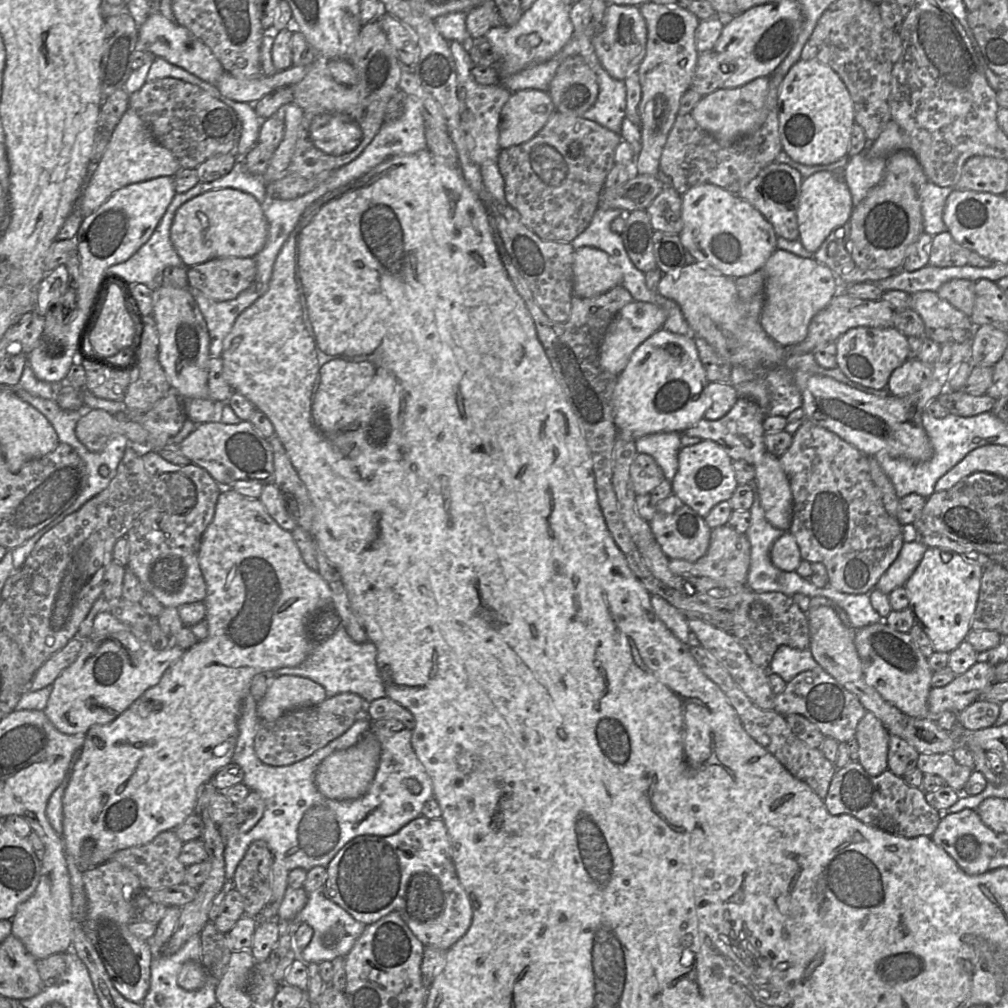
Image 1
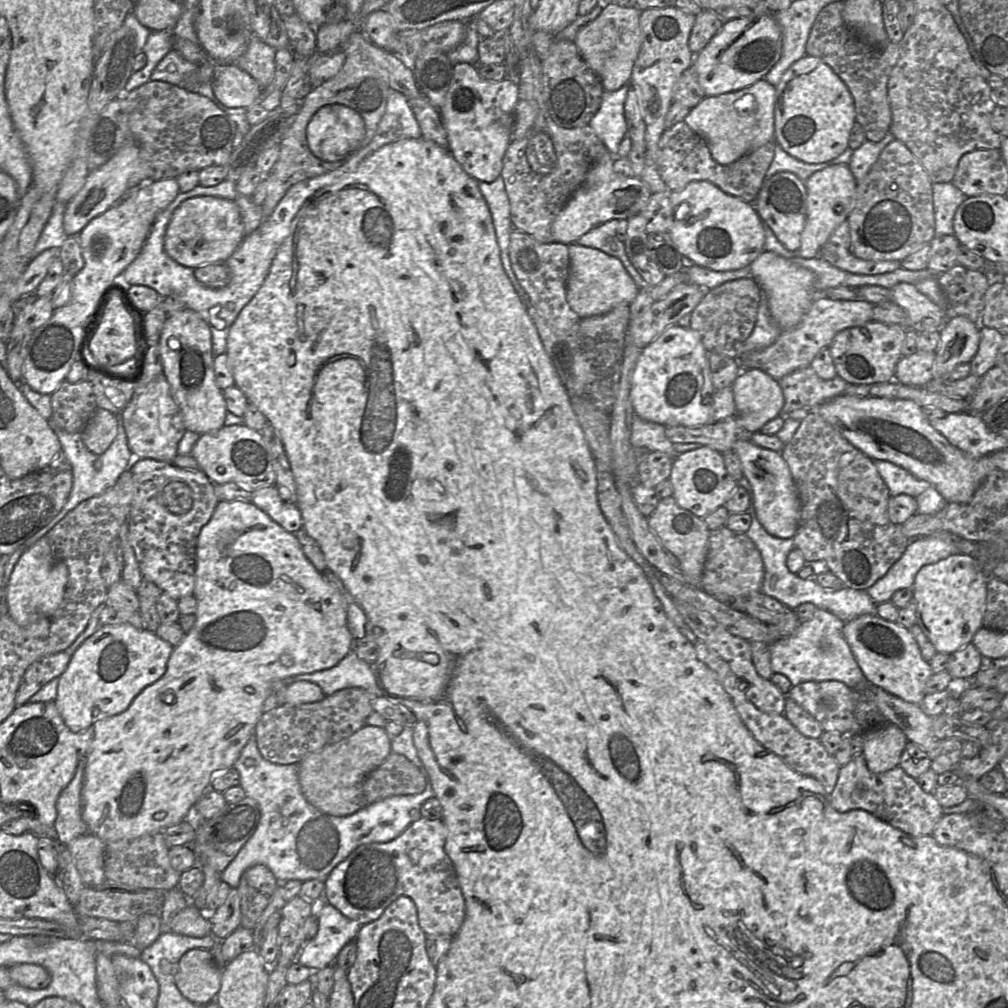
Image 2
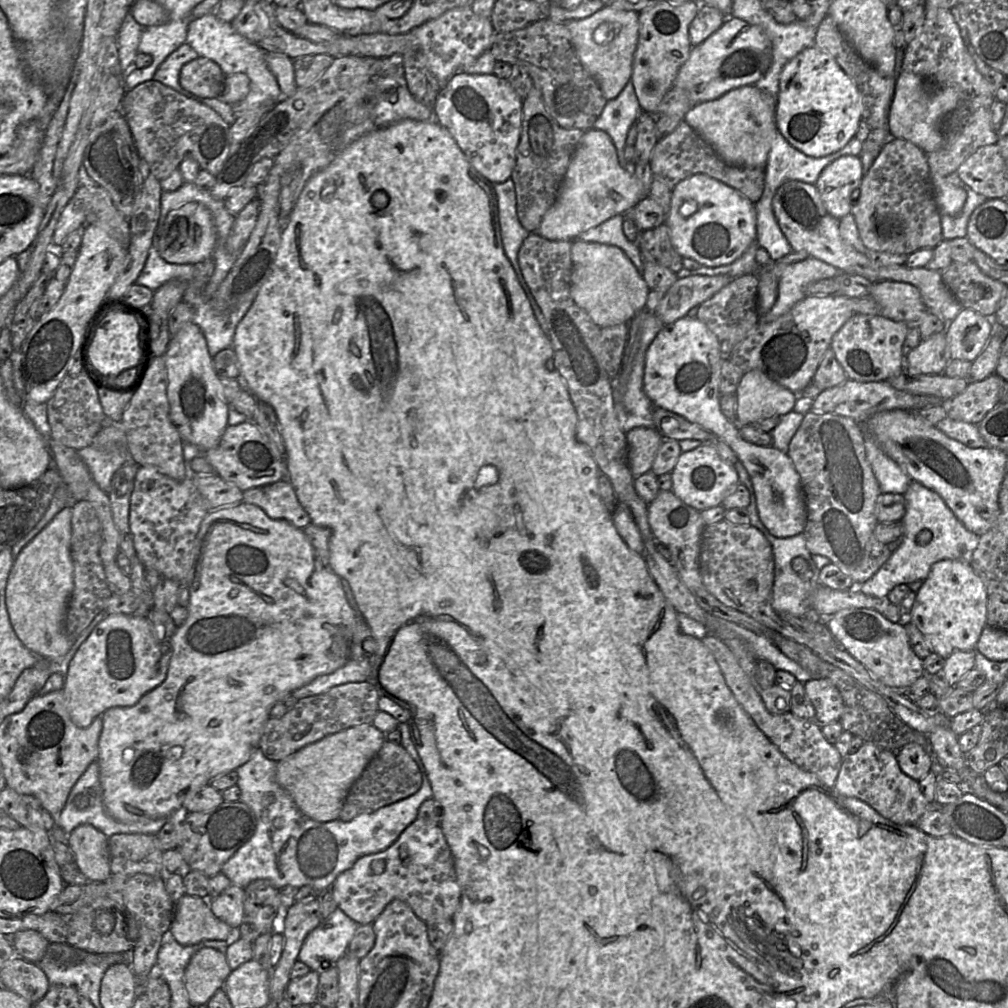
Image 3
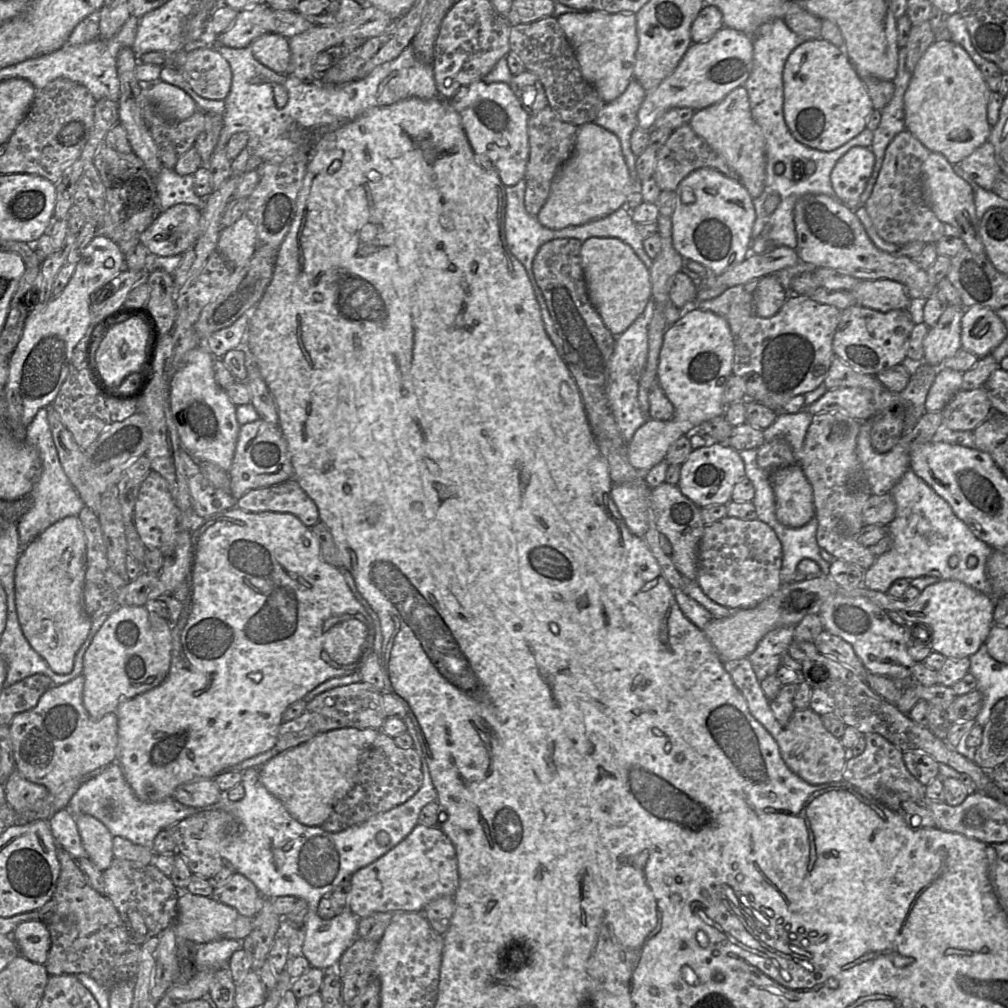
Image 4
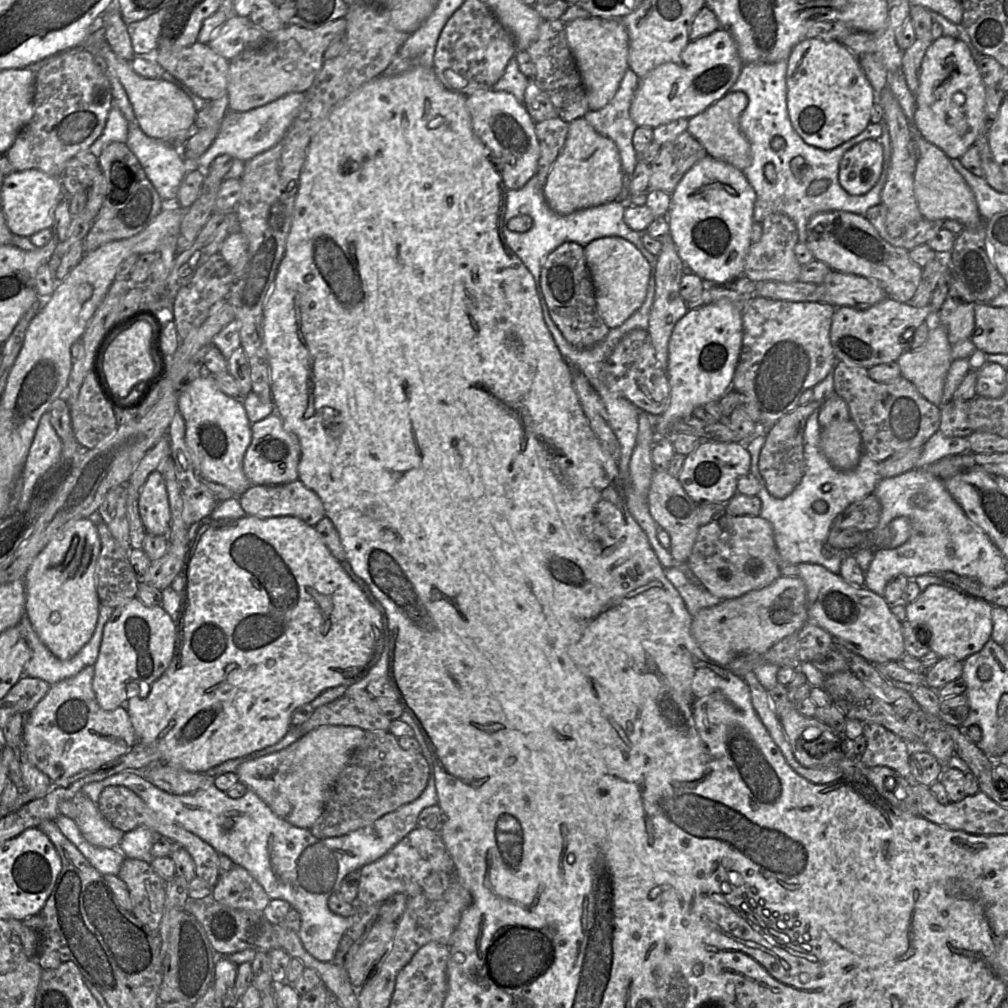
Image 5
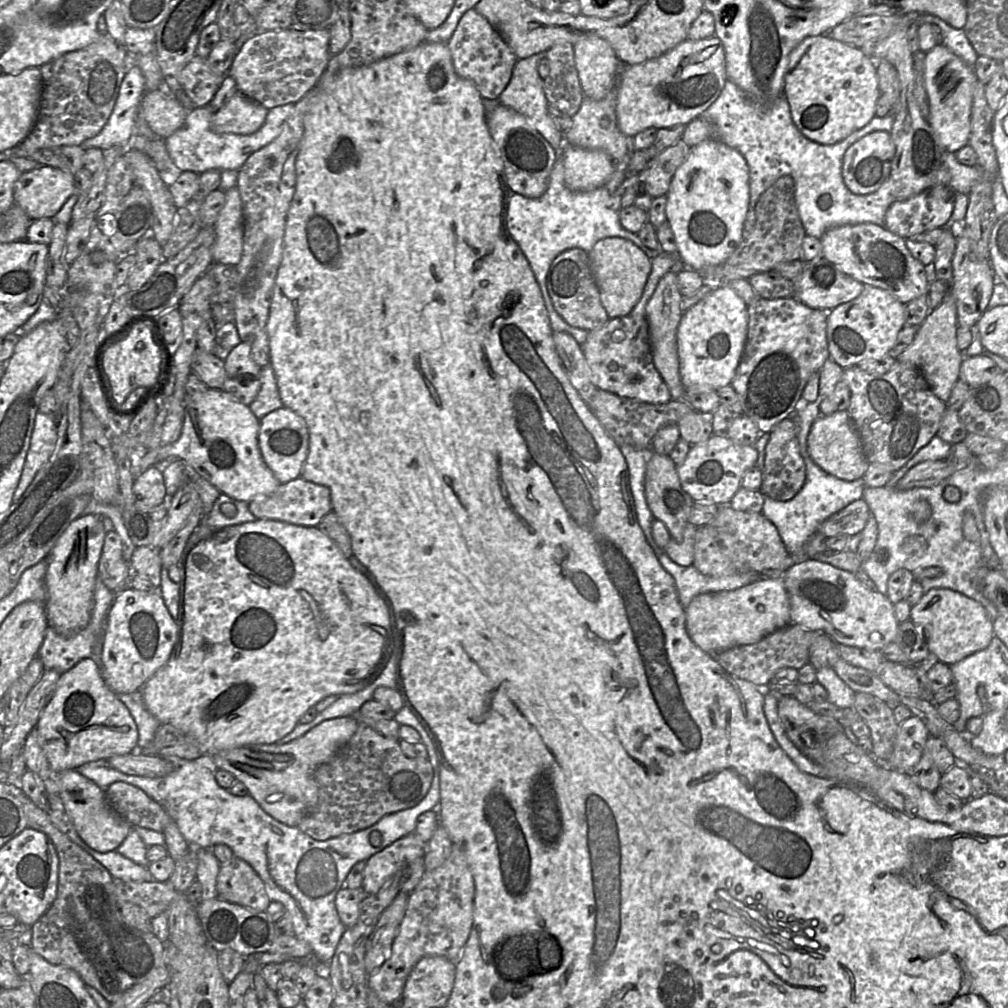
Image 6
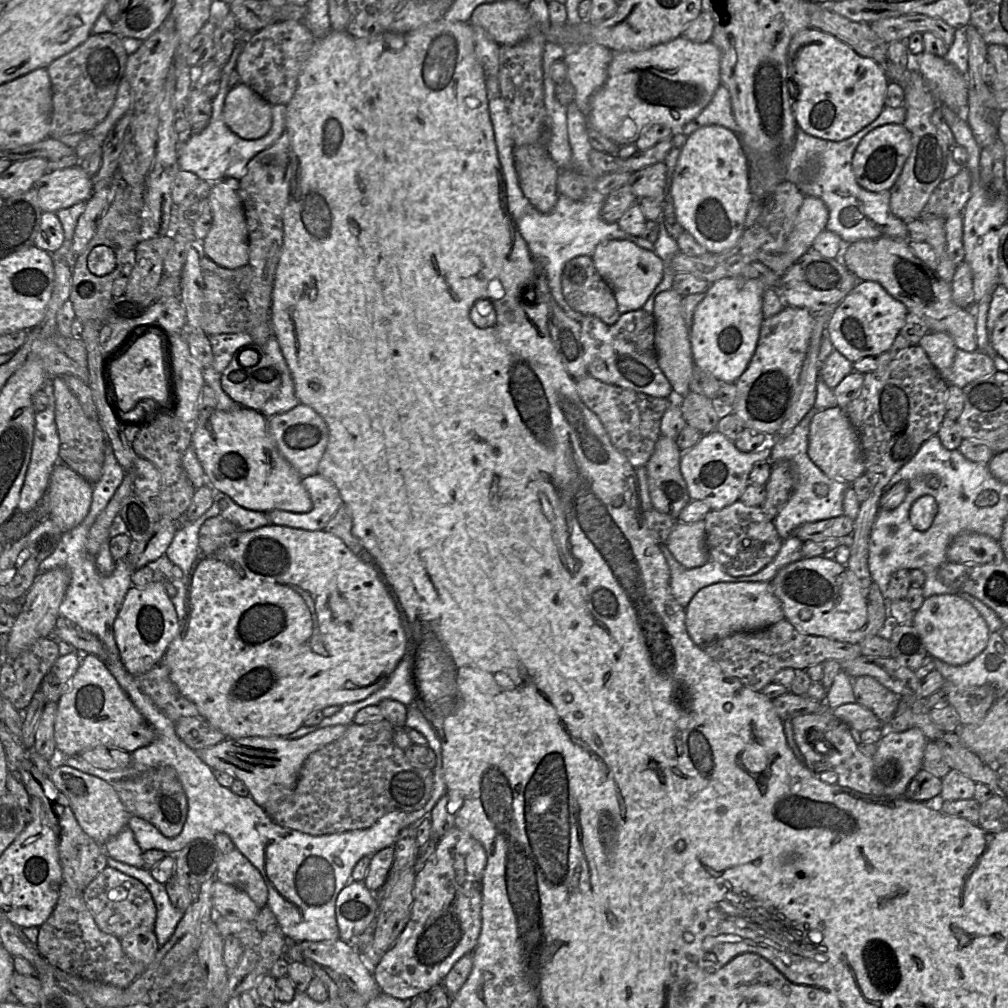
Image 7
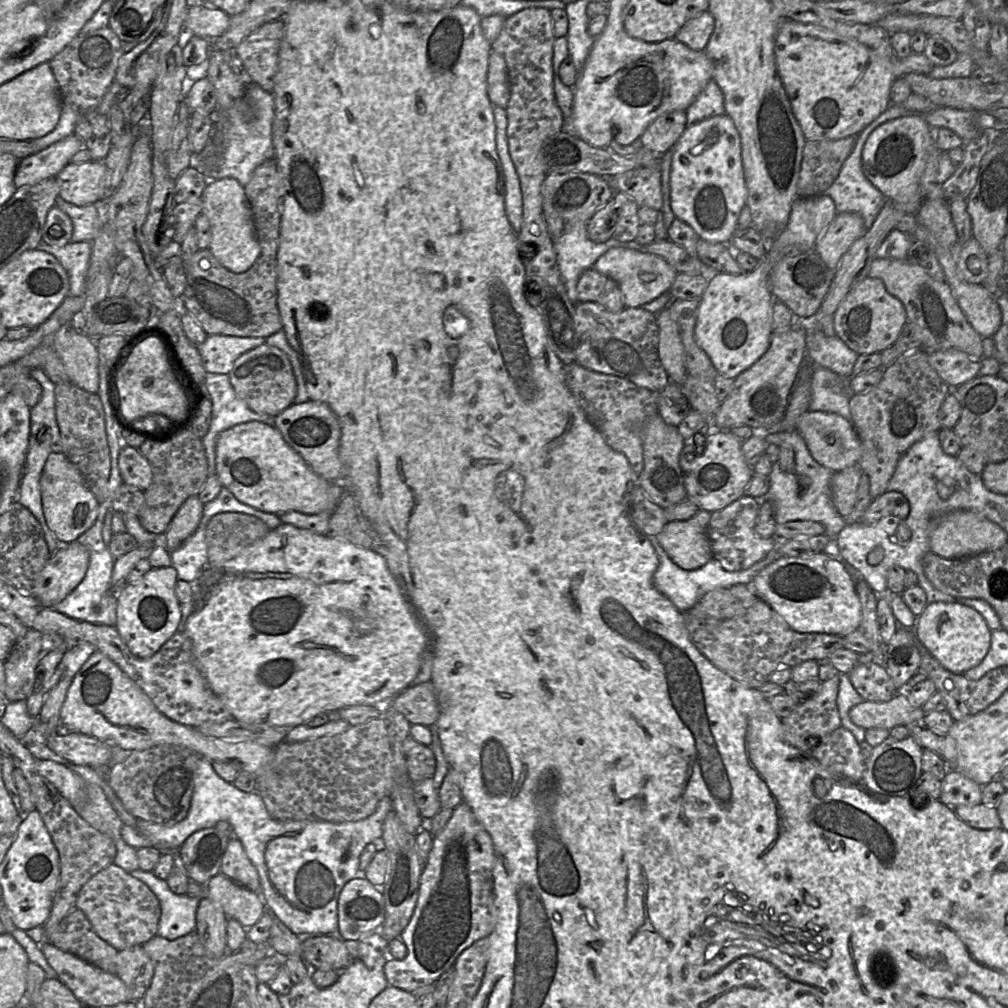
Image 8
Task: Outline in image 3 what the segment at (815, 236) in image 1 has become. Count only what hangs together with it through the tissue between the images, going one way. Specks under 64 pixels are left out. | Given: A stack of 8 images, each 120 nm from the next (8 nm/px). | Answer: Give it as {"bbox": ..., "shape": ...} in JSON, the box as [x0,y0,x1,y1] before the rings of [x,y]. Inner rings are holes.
{"bbox":[757,156,863,322],"shape":[[[841,156],[824,168],[815,187],[831,216],[840,220],[851,212],[851,195],[859,189],[863,176],[860,156]],[[791,252],[778,260],[771,269],[761,276],[757,292],[758,322],[761,314],[767,313],[775,304],[778,296],[780,277],[789,264],[800,262],[810,257],[807,252]]]}

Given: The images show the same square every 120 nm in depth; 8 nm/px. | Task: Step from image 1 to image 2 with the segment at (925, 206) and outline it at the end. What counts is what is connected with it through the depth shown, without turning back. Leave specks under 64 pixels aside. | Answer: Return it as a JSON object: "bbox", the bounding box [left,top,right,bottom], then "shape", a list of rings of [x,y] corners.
{"bbox":[933,182,967,236],"shape":[[[952,182],[933,185],[936,236],[954,235],[954,216],[966,199],[967,196]]]}

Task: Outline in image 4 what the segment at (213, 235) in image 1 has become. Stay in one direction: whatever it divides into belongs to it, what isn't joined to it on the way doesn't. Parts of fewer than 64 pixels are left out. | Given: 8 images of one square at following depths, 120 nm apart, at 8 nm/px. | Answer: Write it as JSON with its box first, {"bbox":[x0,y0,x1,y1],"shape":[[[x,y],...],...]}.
{"bbox":[140,204,201,256],"shape":[[[176,204],[160,212],[140,236],[140,242],[156,256],[183,255],[197,240],[201,211],[193,204]]]}

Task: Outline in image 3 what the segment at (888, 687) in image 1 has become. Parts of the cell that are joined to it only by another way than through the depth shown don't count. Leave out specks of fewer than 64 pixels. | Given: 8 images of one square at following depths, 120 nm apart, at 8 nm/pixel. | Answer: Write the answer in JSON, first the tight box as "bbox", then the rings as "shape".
{"bbox":[826,608,925,689],"shape":[[[845,608],[827,617],[826,626],[844,649],[887,686],[907,689],[925,674],[923,660],[912,650],[904,625],[892,623],[877,610]]]}

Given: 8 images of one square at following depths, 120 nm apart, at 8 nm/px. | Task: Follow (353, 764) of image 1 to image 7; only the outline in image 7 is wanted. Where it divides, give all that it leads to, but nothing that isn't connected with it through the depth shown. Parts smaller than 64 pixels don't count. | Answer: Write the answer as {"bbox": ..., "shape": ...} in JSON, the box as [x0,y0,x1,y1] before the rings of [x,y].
{"bbox":[195,725,348,815],"shape":[[[334,725],[319,728],[298,739],[285,737],[245,737],[226,739],[215,746],[195,751],[203,762],[212,769],[230,772],[241,780],[249,789],[251,798],[262,807],[268,815],[273,815],[279,803],[295,789],[300,770],[306,758],[318,749],[339,739],[348,726]]]}

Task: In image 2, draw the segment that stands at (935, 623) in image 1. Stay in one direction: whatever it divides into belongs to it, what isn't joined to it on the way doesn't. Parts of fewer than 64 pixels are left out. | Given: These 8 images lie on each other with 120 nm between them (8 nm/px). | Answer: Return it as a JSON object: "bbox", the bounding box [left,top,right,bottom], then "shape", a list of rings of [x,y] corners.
{"bbox":[912,553,987,653],"shape":[[[960,553],[924,565],[918,571],[912,586],[916,624],[937,652],[954,653],[970,643],[977,630],[983,627],[987,581],[975,558]]]}

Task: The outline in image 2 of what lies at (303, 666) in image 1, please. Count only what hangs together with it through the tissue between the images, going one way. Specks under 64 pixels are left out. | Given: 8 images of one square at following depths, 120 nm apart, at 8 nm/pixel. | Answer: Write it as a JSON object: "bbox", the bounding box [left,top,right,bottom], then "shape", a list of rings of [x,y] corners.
{"bbox":[281,652,379,696],"shape":[[[349,652],[335,666],[307,674],[298,674],[281,679],[286,685],[296,681],[310,681],[317,684],[325,696],[350,688],[362,688],[375,696],[379,694],[373,665],[361,660],[353,652]]]}

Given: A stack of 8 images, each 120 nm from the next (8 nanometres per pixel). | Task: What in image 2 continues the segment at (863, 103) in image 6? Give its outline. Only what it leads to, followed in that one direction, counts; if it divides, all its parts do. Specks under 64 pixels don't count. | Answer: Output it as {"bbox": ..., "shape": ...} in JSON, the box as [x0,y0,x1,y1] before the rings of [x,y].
{"bbox":[775,55,856,164],"shape":[[[805,55],[783,74],[776,86],[775,141],[792,157],[810,164],[828,162],[849,148],[849,138],[856,123],[855,103],[843,80],[820,57]]]}

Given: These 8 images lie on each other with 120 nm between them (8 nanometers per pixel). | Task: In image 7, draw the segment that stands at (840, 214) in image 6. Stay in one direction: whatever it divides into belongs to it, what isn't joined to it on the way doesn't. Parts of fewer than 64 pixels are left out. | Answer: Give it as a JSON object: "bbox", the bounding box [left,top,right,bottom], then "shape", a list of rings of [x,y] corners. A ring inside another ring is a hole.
{"bbox":[681,84,907,244],"shape":[[[722,84],[716,90],[711,102],[696,118],[684,125],[681,133],[688,137],[699,128],[708,125],[723,126],[739,135],[739,128],[732,111],[730,93]],[[904,106],[884,107],[871,124],[852,137],[842,141],[829,141],[813,137],[799,127],[791,152],[783,157],[786,167],[786,181],[794,183],[806,196],[819,197],[829,210],[826,230],[838,234],[845,244],[859,240],[873,240],[887,236],[887,232],[907,233],[906,224],[897,218],[890,209],[890,191],[871,192],[862,188],[856,181],[852,160],[860,141],[872,130],[888,124],[903,124],[906,116]],[[811,156],[820,159],[820,168],[809,184],[800,183],[800,173]]]}

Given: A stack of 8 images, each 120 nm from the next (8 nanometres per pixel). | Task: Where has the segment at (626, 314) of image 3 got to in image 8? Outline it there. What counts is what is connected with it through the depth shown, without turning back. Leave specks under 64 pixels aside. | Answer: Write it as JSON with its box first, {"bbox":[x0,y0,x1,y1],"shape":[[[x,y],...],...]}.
{"bbox":[595,247,678,307],"shape":[[[612,247],[595,262],[597,272],[617,282],[625,307],[642,307],[670,290],[678,272],[663,258],[626,247]]]}

